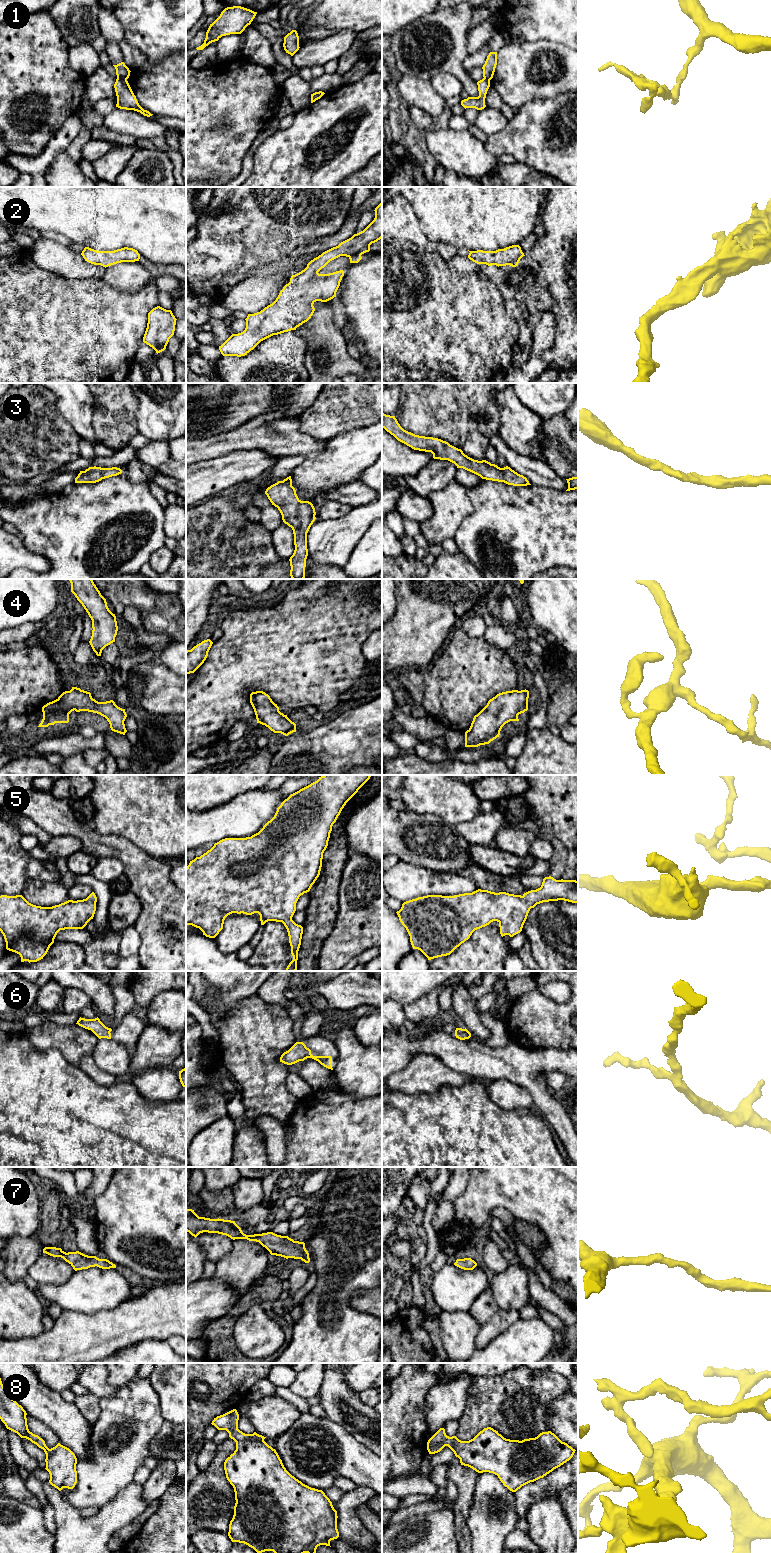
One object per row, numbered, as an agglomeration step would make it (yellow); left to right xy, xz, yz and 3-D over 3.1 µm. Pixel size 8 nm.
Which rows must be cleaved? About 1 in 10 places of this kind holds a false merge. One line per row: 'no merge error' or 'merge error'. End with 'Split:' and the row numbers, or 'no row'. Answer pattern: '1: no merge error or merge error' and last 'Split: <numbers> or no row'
1: merge error
2: no merge error
3: no merge error
4: no merge error
5: no merge error
6: no merge error
7: no merge error
8: no merge error
Split: 1

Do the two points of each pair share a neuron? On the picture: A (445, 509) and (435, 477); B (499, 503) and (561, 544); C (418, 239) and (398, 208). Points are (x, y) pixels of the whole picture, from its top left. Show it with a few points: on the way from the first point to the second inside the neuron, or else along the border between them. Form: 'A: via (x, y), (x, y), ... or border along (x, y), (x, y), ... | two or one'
A: border along (454, 478), (446, 486), (433, 491), (427, 497) | two
B: via (514, 518), (525, 529), (546, 531) | one
C: via (410, 231), (398, 219), (398, 216) | one

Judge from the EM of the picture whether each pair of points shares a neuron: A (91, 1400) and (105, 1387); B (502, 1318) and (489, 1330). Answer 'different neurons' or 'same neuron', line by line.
A: different neurons
B: same neuron

